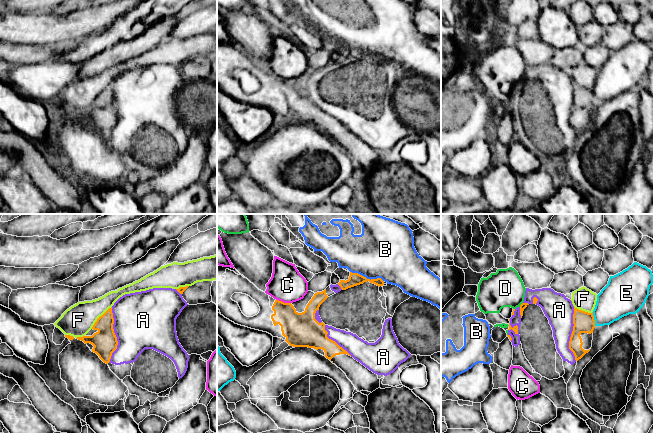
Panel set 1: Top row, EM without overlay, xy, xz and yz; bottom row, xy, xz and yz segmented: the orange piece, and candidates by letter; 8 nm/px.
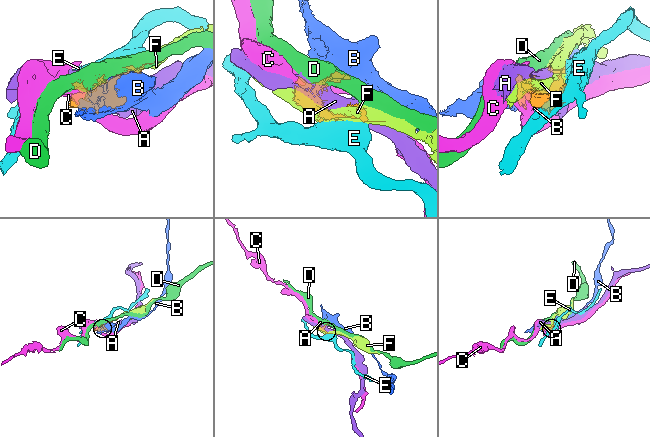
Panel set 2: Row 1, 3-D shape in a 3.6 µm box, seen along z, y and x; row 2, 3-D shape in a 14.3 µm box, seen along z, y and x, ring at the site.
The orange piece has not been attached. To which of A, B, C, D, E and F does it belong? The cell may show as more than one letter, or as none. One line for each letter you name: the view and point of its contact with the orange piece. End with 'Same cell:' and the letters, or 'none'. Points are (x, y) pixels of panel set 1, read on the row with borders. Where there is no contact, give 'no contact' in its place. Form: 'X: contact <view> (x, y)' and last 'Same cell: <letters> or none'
Same cell: none

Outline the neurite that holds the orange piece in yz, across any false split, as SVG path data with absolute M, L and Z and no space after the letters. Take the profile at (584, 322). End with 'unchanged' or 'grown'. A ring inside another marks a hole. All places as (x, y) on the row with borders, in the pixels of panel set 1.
M574 307L573 324L569 349L573 352L575 360L578 361L592 347L593 330L595 328L593 312L588 313Z | grown

